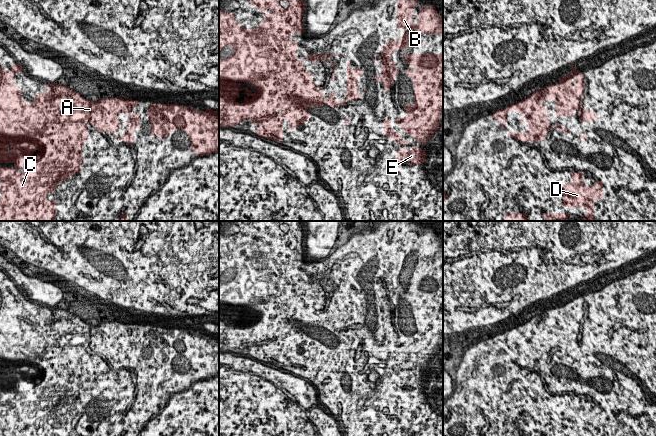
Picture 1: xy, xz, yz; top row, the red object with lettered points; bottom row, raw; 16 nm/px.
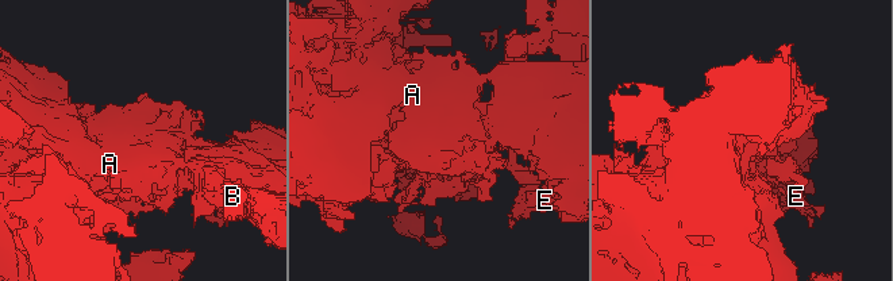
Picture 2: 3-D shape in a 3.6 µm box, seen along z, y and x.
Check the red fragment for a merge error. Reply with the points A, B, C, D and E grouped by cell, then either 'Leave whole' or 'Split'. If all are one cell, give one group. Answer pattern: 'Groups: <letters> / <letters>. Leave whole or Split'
Groups: A B C D E. Leave whole

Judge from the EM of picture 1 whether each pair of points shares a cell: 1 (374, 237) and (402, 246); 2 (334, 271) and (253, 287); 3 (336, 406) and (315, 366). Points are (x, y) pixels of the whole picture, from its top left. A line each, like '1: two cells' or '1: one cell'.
1: one cell
2: one cell
3: one cell

